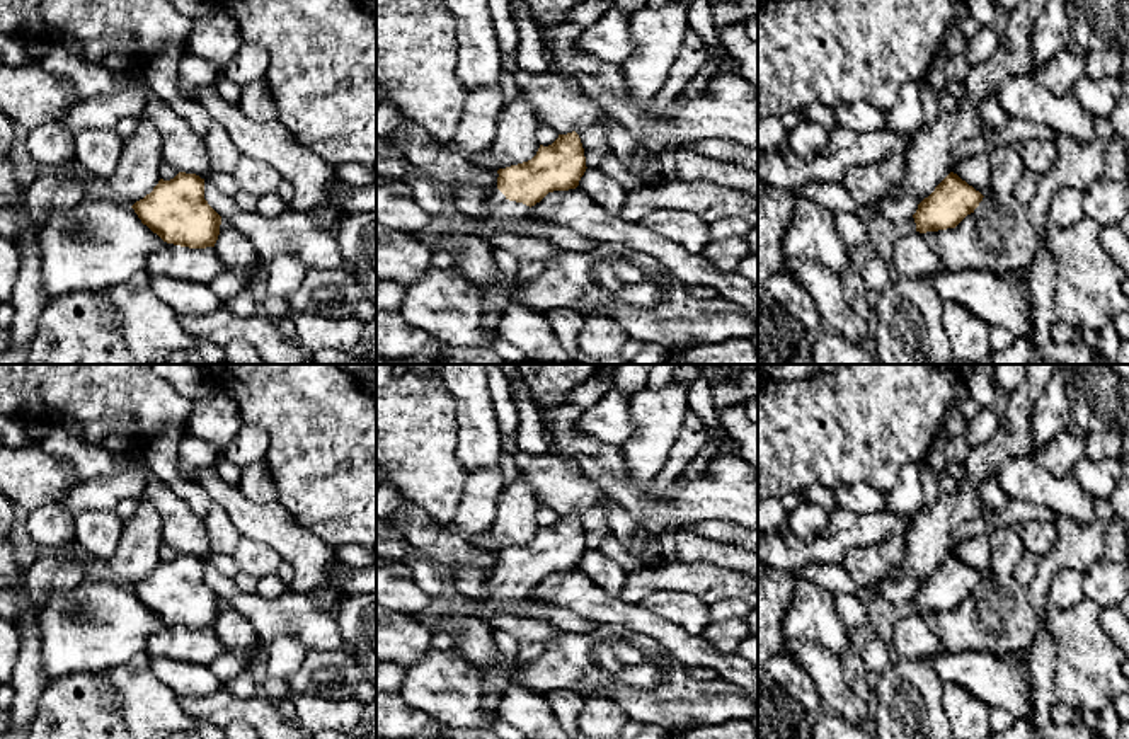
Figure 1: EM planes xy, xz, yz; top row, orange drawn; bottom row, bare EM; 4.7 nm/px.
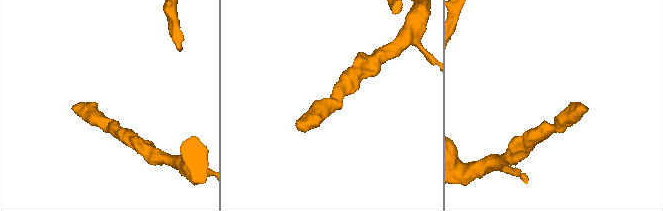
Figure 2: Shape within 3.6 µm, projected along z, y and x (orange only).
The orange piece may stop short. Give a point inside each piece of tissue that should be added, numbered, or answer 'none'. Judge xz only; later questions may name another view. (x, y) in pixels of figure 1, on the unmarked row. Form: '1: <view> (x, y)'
1: xz (499, 595)

